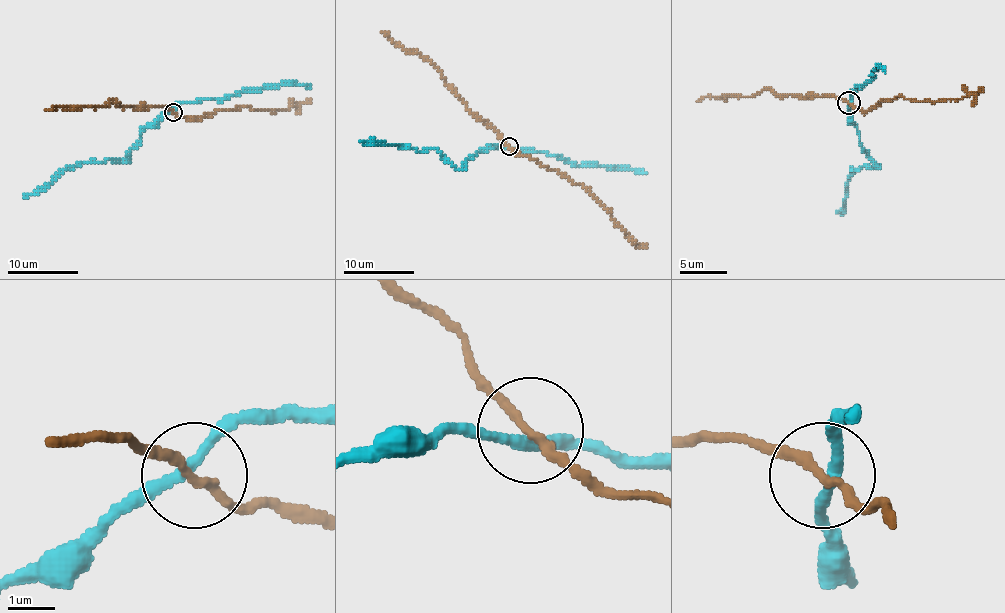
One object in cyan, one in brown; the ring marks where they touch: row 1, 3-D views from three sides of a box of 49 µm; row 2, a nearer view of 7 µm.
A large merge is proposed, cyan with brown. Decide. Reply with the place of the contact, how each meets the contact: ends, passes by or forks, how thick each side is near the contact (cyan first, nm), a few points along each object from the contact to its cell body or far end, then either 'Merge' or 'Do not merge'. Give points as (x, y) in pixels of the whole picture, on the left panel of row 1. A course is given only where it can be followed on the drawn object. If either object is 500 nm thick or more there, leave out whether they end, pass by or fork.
Place: (173, 112). At the ring cyan passes by. At the ring brown passes by. Thickness 220 nm (cyan) against 190 nm. Course of cyan: (171, 112), (150, 123), (126, 160), (88, 162), (65, 167), (48, 185), (34, 193), (23, 195). Course of brown: (173, 112), (187, 117), (203, 117), (214, 110), (247, 107), (274, 110), (311, 100). Merge

